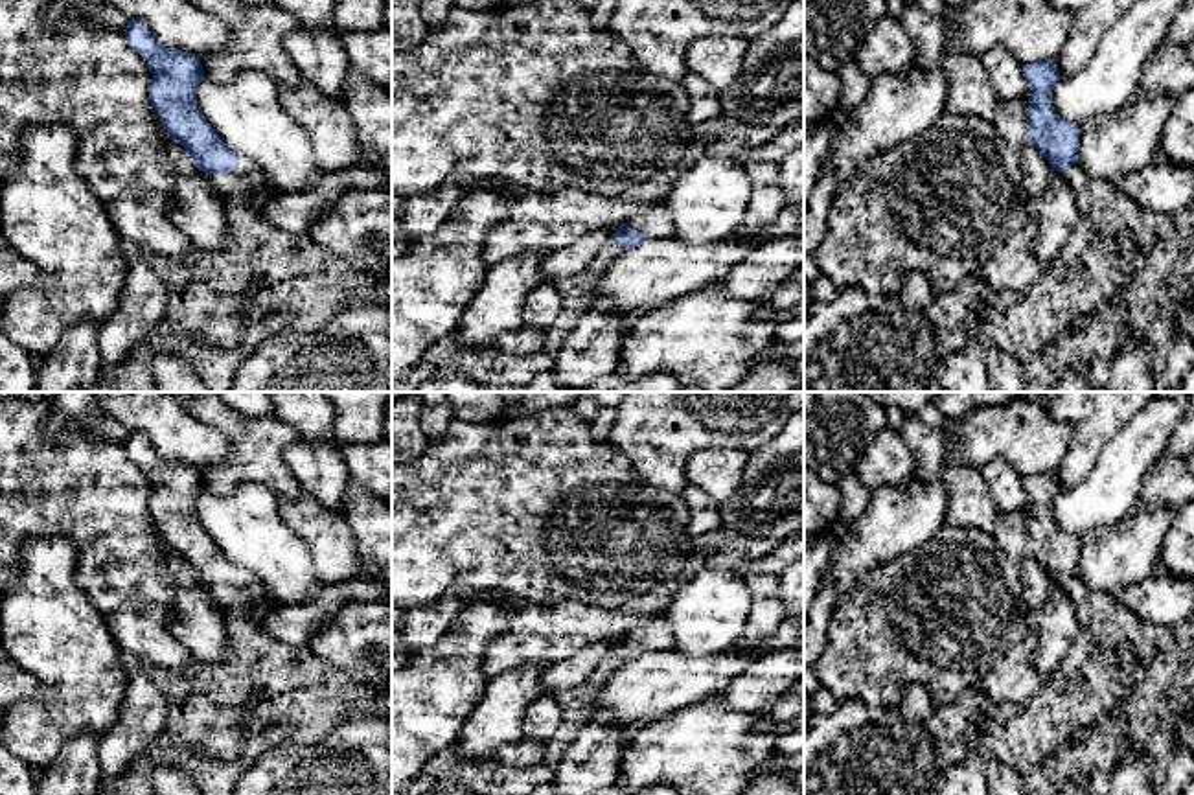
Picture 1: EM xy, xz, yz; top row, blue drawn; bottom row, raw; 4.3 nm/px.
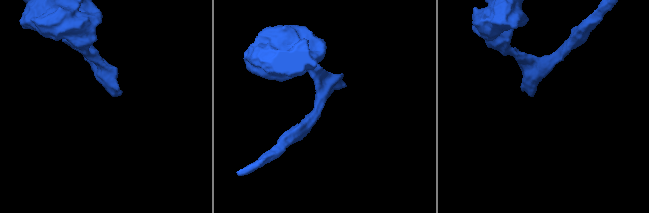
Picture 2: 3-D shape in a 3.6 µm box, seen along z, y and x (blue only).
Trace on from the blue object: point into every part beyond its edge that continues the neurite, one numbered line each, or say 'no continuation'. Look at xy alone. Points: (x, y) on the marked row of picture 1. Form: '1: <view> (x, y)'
1: xy (247, 184)

